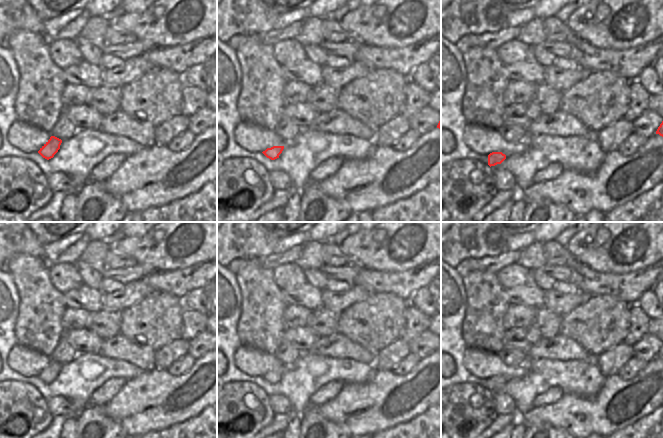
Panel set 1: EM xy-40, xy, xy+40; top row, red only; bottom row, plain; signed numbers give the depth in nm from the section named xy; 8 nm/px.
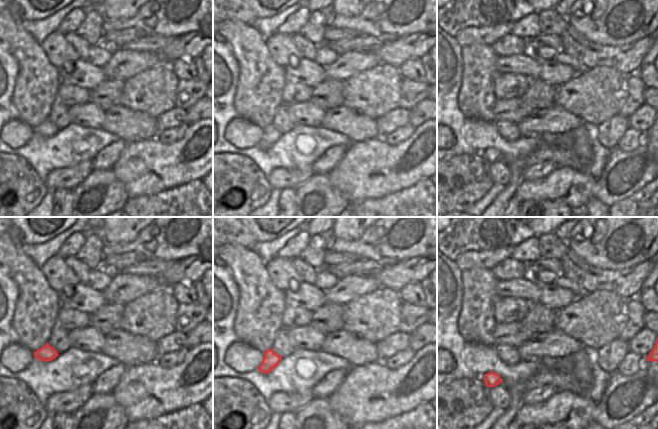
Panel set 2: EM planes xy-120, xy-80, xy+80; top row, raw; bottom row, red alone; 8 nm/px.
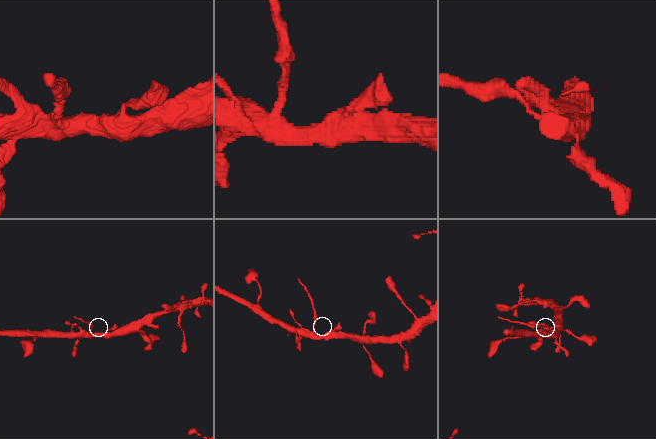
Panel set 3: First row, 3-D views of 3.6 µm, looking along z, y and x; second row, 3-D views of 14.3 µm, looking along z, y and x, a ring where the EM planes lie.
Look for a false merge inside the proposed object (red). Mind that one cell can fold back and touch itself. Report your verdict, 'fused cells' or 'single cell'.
fused cells

